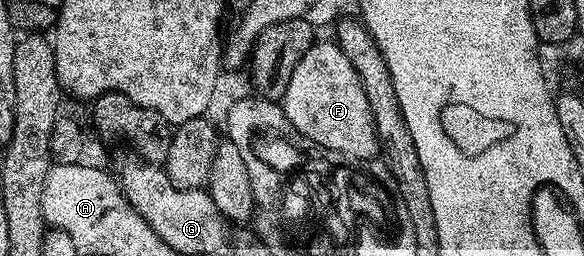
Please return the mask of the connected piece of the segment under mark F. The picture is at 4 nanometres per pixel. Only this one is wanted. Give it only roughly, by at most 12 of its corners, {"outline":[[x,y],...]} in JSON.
{"outline":[[313,41],[282,105],[349,160],[377,157],[370,100],[335,41]]}

